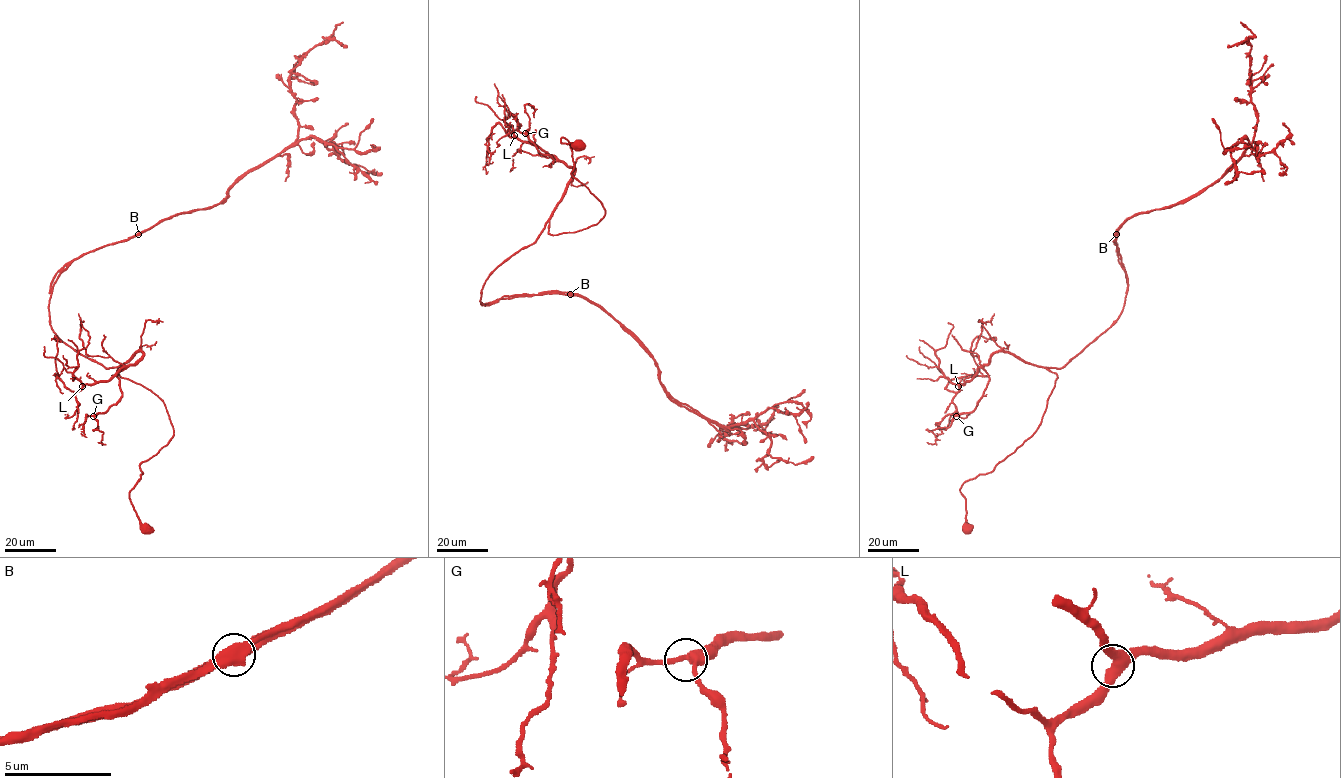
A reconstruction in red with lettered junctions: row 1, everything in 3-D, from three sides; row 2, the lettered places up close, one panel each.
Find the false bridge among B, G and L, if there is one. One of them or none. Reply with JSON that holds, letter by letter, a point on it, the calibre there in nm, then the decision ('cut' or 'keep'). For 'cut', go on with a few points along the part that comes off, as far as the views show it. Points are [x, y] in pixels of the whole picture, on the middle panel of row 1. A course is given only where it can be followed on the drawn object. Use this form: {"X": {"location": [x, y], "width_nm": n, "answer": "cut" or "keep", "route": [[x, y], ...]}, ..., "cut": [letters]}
{"B": {"location": [570, 294], "width_nm": 550, "answer": "cut", "route": [[570, 294], [640, 341], [673, 400], [724, 426], [752, 420], [770, 438], [772, 457], [795, 464], [814, 457]]}, "G": {"location": [525, 133], "width_nm": 360, "answer": "keep"}, "L": {"location": [514, 135], "width_nm": 440, "answer": "keep"}, "cut": ["B"]}

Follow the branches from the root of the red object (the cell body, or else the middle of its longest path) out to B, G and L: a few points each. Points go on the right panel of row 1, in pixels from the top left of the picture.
B: (967, 528), (960, 488), (1036, 430), (1057, 379), (1044, 367), (1061, 368), (1120, 313), (1127, 277), (1116, 234)
G: (967, 528), (960, 488), (1033, 434), (1057, 375), (995, 352), (983, 367), (983, 395), (956, 416)
L: (967, 528), (960, 488), (990, 473), (1033, 434), (1057, 375), (998, 351), (958, 386)

